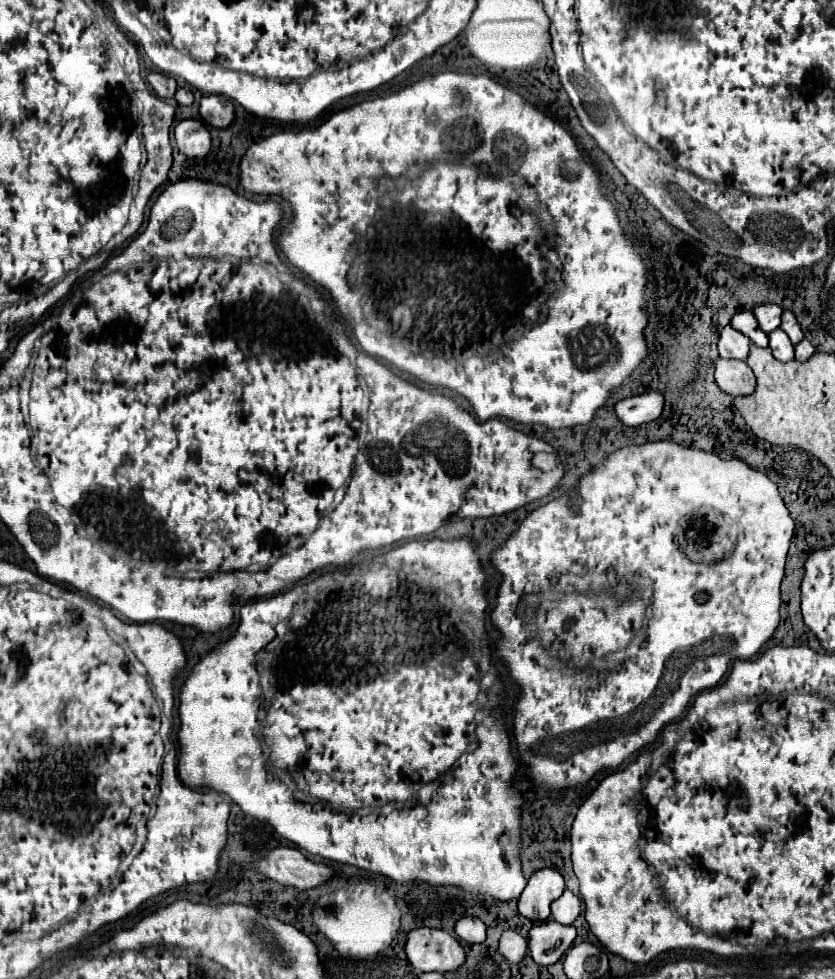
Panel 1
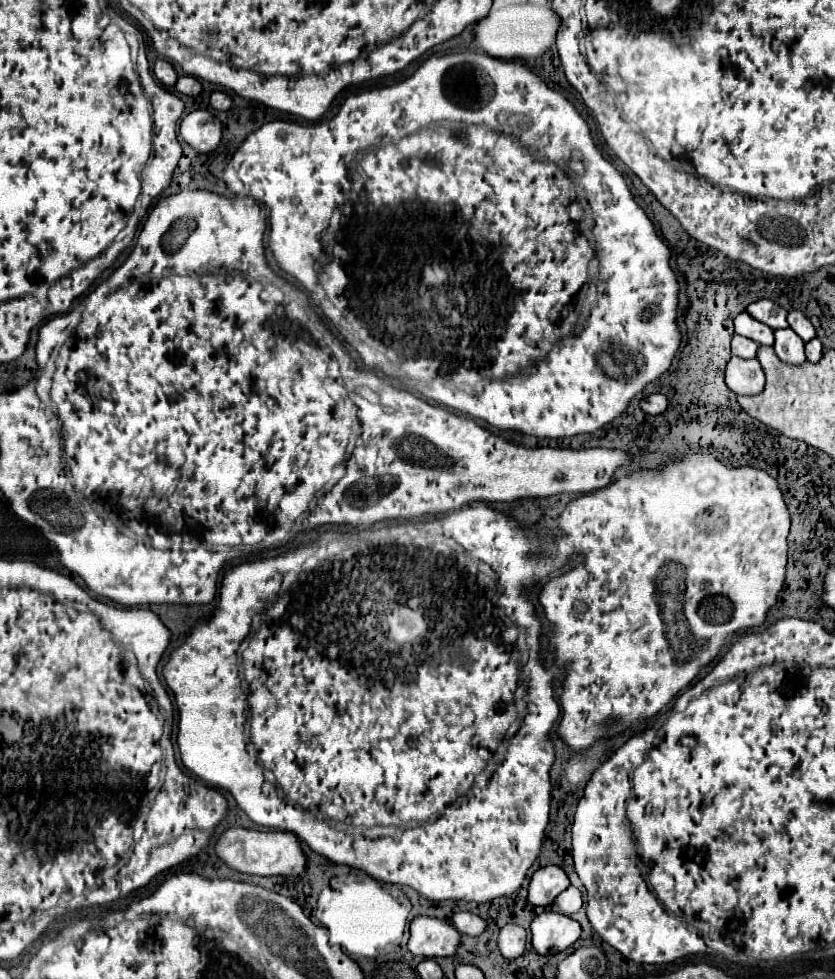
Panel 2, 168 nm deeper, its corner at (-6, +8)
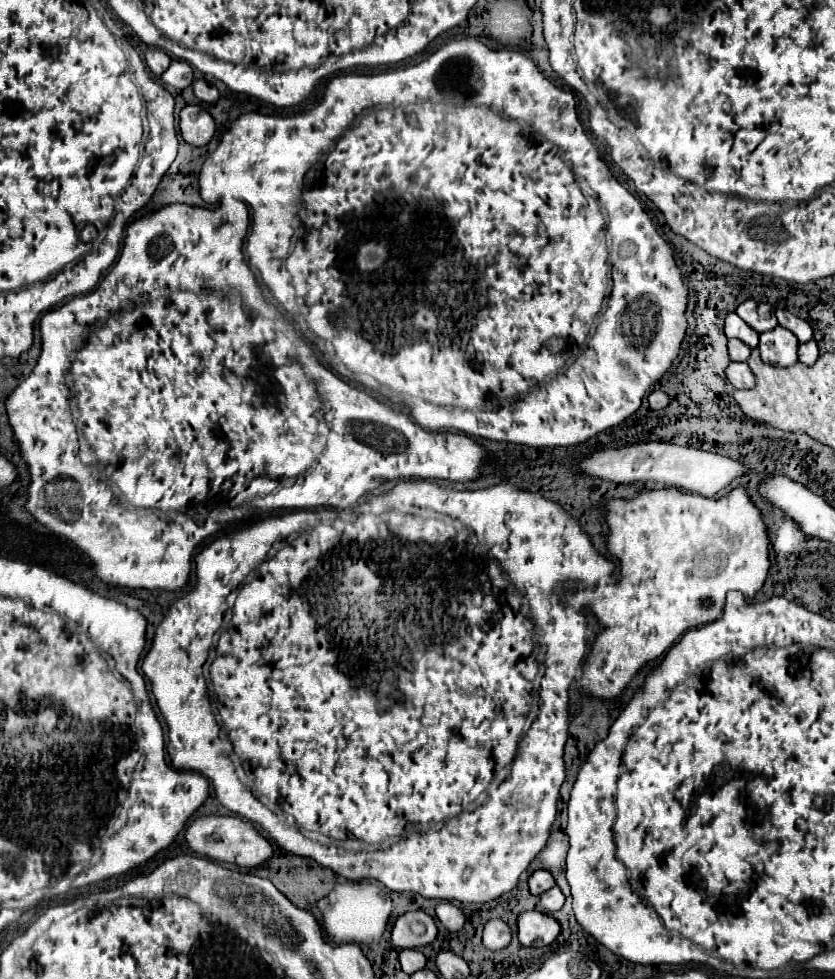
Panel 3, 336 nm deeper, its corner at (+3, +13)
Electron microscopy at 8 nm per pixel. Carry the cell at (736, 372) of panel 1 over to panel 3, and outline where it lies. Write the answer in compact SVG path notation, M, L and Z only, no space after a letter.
M730 362L726 376L734 388L752 388L756 384L756 378L746 362Z

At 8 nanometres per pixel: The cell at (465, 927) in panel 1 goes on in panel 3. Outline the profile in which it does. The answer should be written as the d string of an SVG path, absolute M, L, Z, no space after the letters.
M438 904L436 906L436 918L442 922L442 926L450 932L458 932L464 926L464 914L452 904Z

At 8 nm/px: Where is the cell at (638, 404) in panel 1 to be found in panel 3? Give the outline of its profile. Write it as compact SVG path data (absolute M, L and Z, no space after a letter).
M654 390L654 392L648 396L648 404L650 404L652 410L662 410L662 408L666 408L666 406L670 404L670 398L668 398L668 394L662 392L662 390Z

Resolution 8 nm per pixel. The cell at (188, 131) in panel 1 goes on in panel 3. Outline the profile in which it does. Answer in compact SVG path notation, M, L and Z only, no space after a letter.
M190 104L180 112L180 134L192 146L206 146L216 132L212 116L200 106Z

